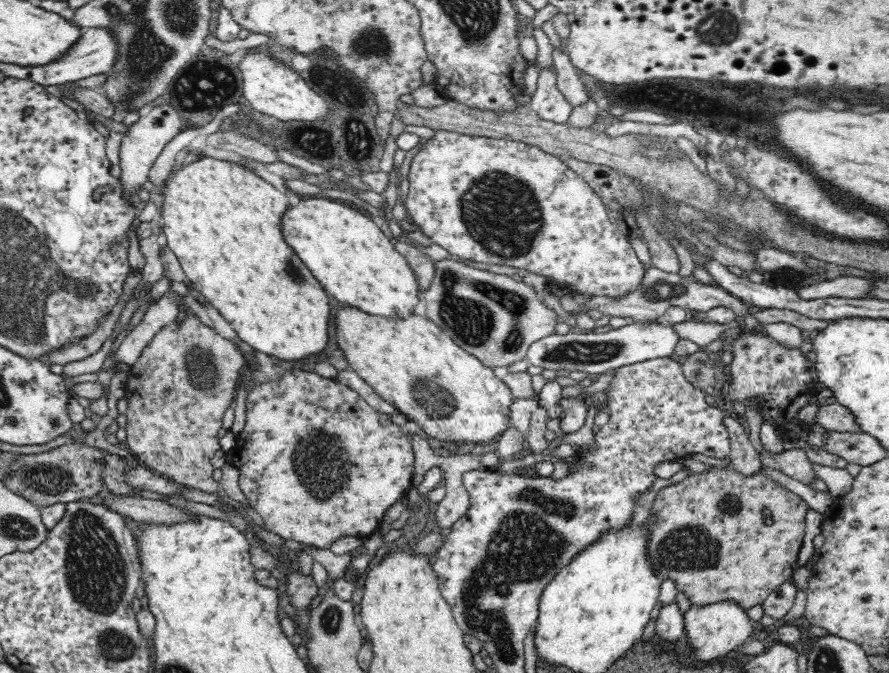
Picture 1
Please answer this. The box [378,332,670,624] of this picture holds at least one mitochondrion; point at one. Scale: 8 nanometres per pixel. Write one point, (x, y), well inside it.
(438, 402)

